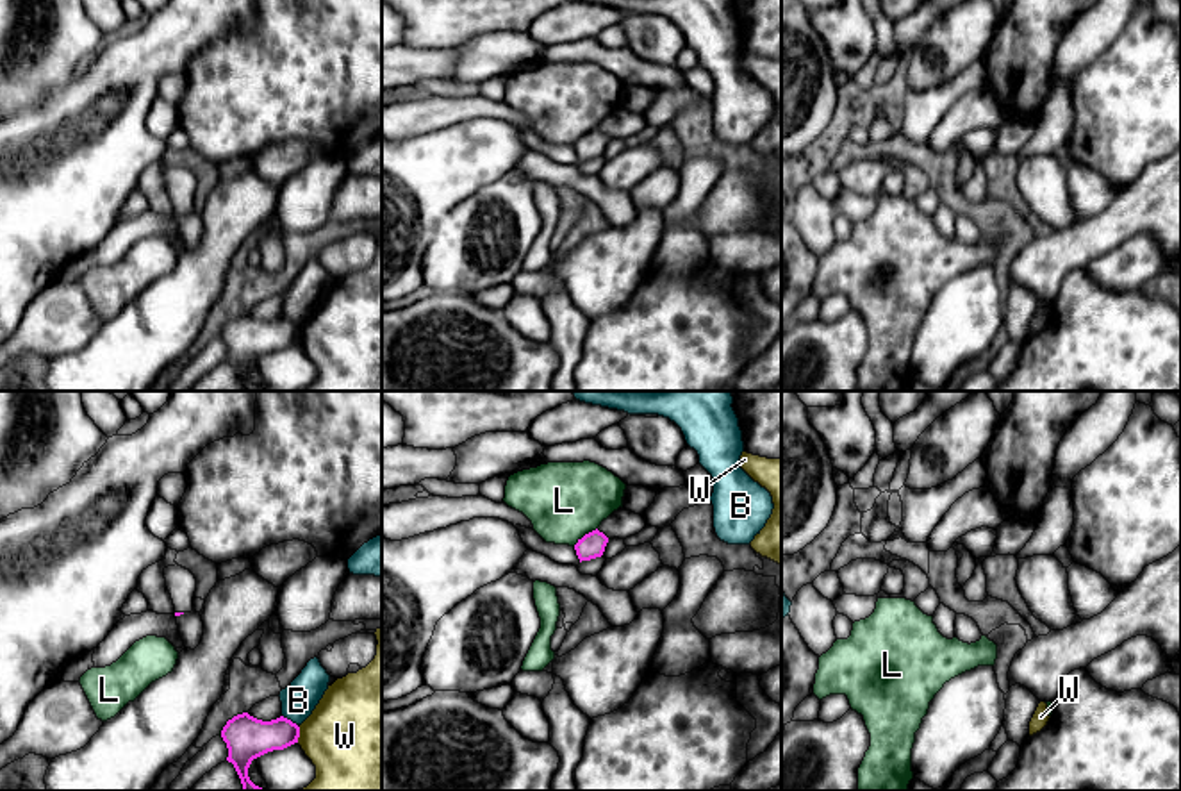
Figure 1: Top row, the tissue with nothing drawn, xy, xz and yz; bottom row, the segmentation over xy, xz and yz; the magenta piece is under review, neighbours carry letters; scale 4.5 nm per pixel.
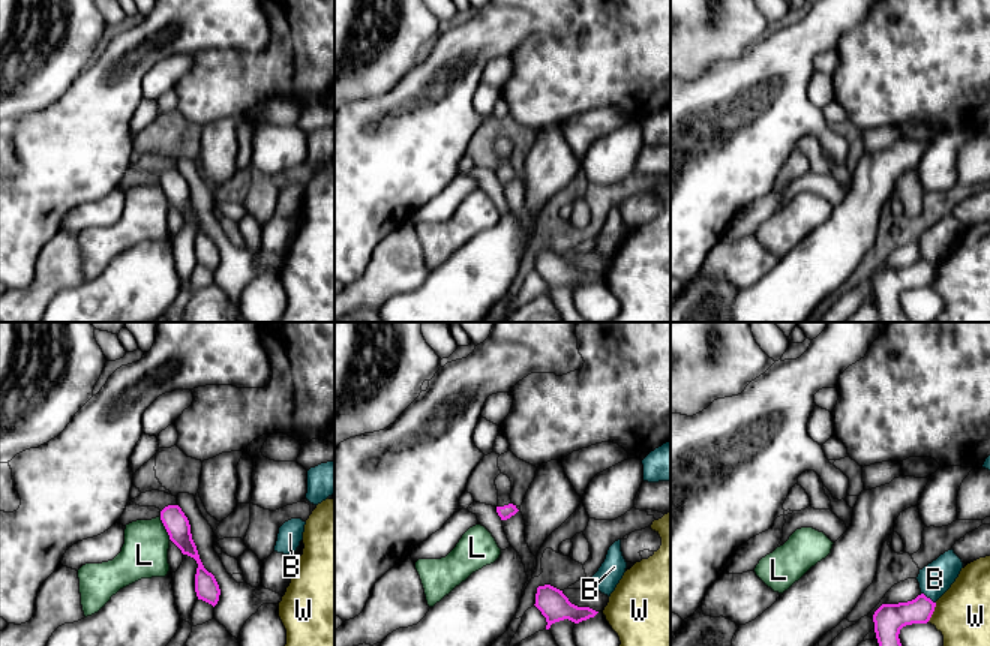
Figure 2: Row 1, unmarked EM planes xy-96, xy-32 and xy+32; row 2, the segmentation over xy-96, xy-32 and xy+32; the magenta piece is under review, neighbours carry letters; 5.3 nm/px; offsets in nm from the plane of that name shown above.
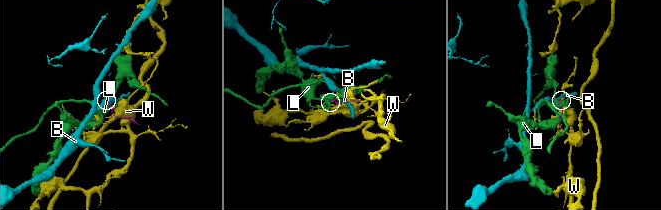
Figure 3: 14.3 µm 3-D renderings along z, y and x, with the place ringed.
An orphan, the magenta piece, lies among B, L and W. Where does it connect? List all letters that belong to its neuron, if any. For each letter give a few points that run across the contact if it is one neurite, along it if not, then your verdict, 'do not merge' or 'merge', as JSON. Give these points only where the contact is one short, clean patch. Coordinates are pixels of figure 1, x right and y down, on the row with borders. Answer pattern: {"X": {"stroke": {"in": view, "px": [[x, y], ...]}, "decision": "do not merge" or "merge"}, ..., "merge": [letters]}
{"B": {"stroke": {"in": "xy", "px": [[282, 715], [297, 725]]}, "decision": "do not merge"}, "L": {"stroke": {"in": "xz", "px": [[596, 527], [573, 545]]}, "decision": "do not merge"}, "W": {"decision": "do not merge"}, "merge": []}

